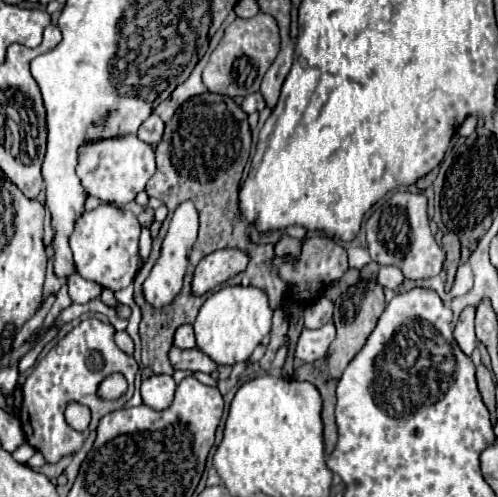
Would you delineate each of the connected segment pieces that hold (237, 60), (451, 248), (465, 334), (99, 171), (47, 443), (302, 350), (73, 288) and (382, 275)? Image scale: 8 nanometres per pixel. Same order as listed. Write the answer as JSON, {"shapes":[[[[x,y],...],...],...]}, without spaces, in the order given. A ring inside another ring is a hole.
{"shapes":[[[[258,13],[252,19],[236,19],[226,27],[222,41],[212,51],[210,61],[202,73],[202,81],[208,87],[208,91],[232,95],[238,99],[256,93],[260,89],[264,73],[272,65],[272,59],[278,55],[278,49],[280,49],[280,35],[272,15]]],[[[446,233],[442,239],[442,249],[446,253],[446,261],[444,267],[448,271],[448,281],[446,281],[446,291],[452,289],[454,283],[454,275],[456,275],[456,267],[460,261],[460,243],[458,243],[458,235],[456,233]]],[[[468,305],[462,313],[460,313],[460,319],[454,327],[454,337],[460,345],[460,349],[466,353],[466,355],[472,355],[478,339],[474,335],[474,315],[476,315],[476,307],[474,305]]],[[[126,135],[120,139],[104,139],[100,143],[88,143],[80,149],[78,175],[84,183],[88,195],[100,197],[104,203],[124,205],[134,201],[134,197],[144,191],[148,179],[154,175],[154,151],[148,143],[142,143],[136,135]]],[[[84,319],[80,321],[66,337],[62,337],[48,355],[36,363],[32,373],[22,385],[22,407],[20,407],[20,421],[26,435],[26,441],[44,455],[48,463],[58,463],[62,457],[74,455],[82,443],[86,441],[88,433],[98,427],[98,421],[116,411],[122,409],[124,403],[134,393],[134,377],[138,371],[138,363],[132,355],[124,353],[114,343],[116,329],[112,325],[106,325],[98,319]],[[112,373],[122,373],[128,381],[128,391],[114,401],[102,399],[98,395],[98,385]],[[70,401],[78,401],[92,411],[92,421],[86,431],[72,429],[64,419],[64,409]]],[[[328,321],[326,325],[318,327],[318,329],[302,329],[294,355],[298,359],[302,359],[304,363],[312,363],[316,359],[322,359],[328,351],[328,345],[334,339],[334,335],[336,335],[336,331],[334,331],[332,321]]],[[[74,273],[68,277],[68,293],[74,303],[88,303],[88,301],[100,297],[102,287],[98,283],[86,281],[78,273]]],[[[380,267],[380,273],[378,273],[378,283],[380,285],[396,289],[402,281],[404,281],[404,275],[398,267]]]]}

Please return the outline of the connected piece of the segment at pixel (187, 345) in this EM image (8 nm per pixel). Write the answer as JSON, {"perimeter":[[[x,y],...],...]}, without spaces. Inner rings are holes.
{"perimeter":[[[184,325],[176,331],[176,339],[174,345],[180,349],[194,349],[196,347],[196,339],[194,339],[194,331],[192,325]]]}

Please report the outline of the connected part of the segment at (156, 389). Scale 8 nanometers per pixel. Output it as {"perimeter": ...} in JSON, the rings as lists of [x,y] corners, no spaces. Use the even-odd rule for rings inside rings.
{"perimeter":[[[152,375],[142,381],[142,403],[156,411],[162,411],[172,403],[174,389],[176,389],[176,383],[172,377]]]}

